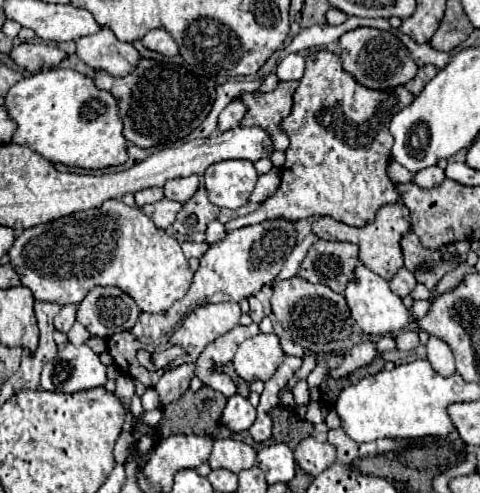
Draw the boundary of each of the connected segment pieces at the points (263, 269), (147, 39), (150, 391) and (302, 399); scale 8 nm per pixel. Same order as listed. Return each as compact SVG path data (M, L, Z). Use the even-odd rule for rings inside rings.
M274 218L274 220L264 220L254 226L244 226L240 230L228 232L228 236L212 244L208 252L200 258L200 268L194 274L194 282L184 298L174 302L174 306L166 314L148 314L142 312L138 316L136 326L132 328L132 334L142 342L142 344L156 344L168 340L170 332L184 320L188 312L192 312L198 306L204 306L212 302L218 294L218 302L240 302L242 298L248 298L256 294L264 284L272 282L278 272L282 270L284 260L290 256L292 248L296 246L296 228L290 220L286 218Z
M156 28L156 30L150 30L144 38L142 38L142 44L148 48L148 50L154 50L162 56L176 56L178 54L178 46L176 42L170 38L170 34L162 28Z
M146 388L146 392L142 394L142 406L144 408L160 408L160 396L154 388Z
M300 380L296 384L296 388L294 388L294 402L296 402L296 406L302 406L302 404L310 402L310 392L308 392L306 380Z

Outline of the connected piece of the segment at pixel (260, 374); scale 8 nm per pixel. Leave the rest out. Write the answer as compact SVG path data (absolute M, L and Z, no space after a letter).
M256 334L248 340L244 340L238 346L234 368L238 376L242 376L246 382L254 380L270 380L276 372L276 368L282 364L284 350L280 346L278 336L272 334Z

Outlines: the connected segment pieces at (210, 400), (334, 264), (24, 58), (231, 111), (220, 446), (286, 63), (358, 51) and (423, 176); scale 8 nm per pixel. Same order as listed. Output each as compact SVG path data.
M208 386L198 392L188 390L178 402L164 406L162 420L156 426L158 438L172 434L210 434L218 438L218 418L226 406L226 398Z
M318 240L310 246L298 276L312 284L326 284L334 292L344 292L346 284L354 280L354 270L360 264L358 246L350 242Z
M20 44L10 52L10 58L14 60L14 64L30 74L40 72L40 70L48 70L48 68L56 68L64 58L68 58L68 54L64 50L60 50L54 44Z
M238 100L230 102L230 104L220 112L220 116L218 116L218 130L220 130L220 132L226 132L226 130L230 130L230 128L236 128L236 126L240 124L240 120L242 120L244 114L246 114L244 102L238 102Z
M214 440L214 448L210 454L208 464L216 468L226 468L232 472L240 472L246 468L252 468L256 464L256 452L252 446L238 442L238 440Z
M288 54L276 68L278 82L300 80L304 74L304 58L300 54Z
M356 28L340 38L342 46L342 66L354 76L354 80L372 90L392 90L406 84L418 72L416 62L410 58L406 46L392 32L382 32L374 28Z
M430 166L426 170L420 170L418 174L414 174L414 184L418 184L420 188L434 188L438 184L444 182L444 170L438 166Z

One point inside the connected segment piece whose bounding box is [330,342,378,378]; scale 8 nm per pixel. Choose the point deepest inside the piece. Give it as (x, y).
(364, 353)

